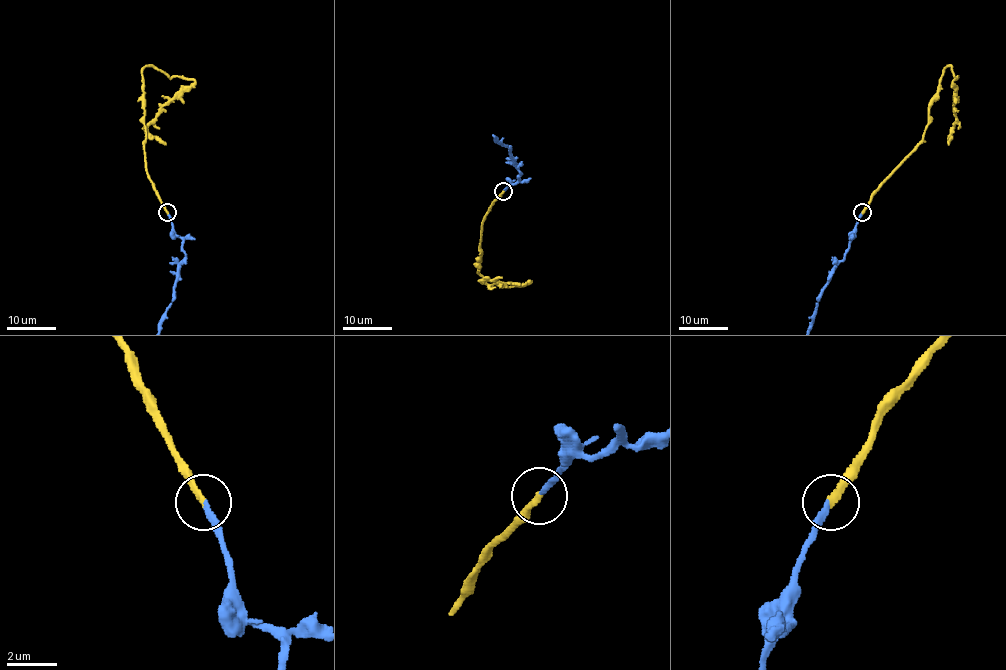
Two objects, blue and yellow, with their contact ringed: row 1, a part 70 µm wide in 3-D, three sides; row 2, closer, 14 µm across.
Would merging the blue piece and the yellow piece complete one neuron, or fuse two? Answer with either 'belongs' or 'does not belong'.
belongs

